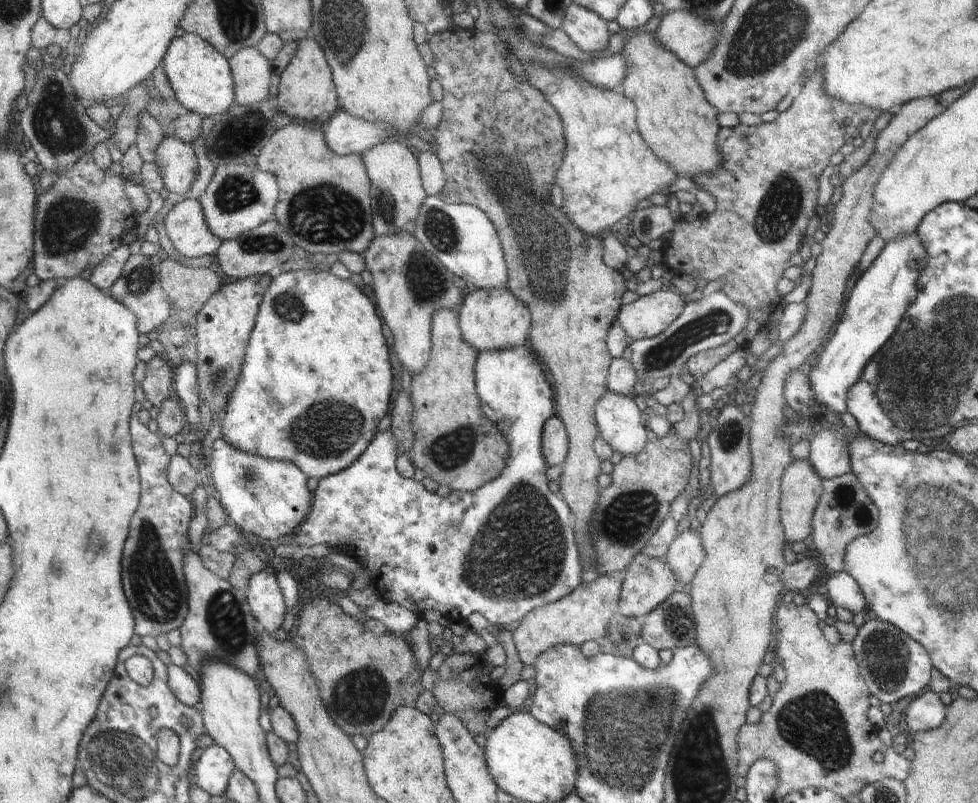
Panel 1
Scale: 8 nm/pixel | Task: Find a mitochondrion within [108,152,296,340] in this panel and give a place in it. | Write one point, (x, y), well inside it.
(237, 191)

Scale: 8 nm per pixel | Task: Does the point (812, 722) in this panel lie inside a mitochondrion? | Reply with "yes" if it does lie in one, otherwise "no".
yes

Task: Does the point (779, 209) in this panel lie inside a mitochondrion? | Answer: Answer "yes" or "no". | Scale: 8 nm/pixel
yes

